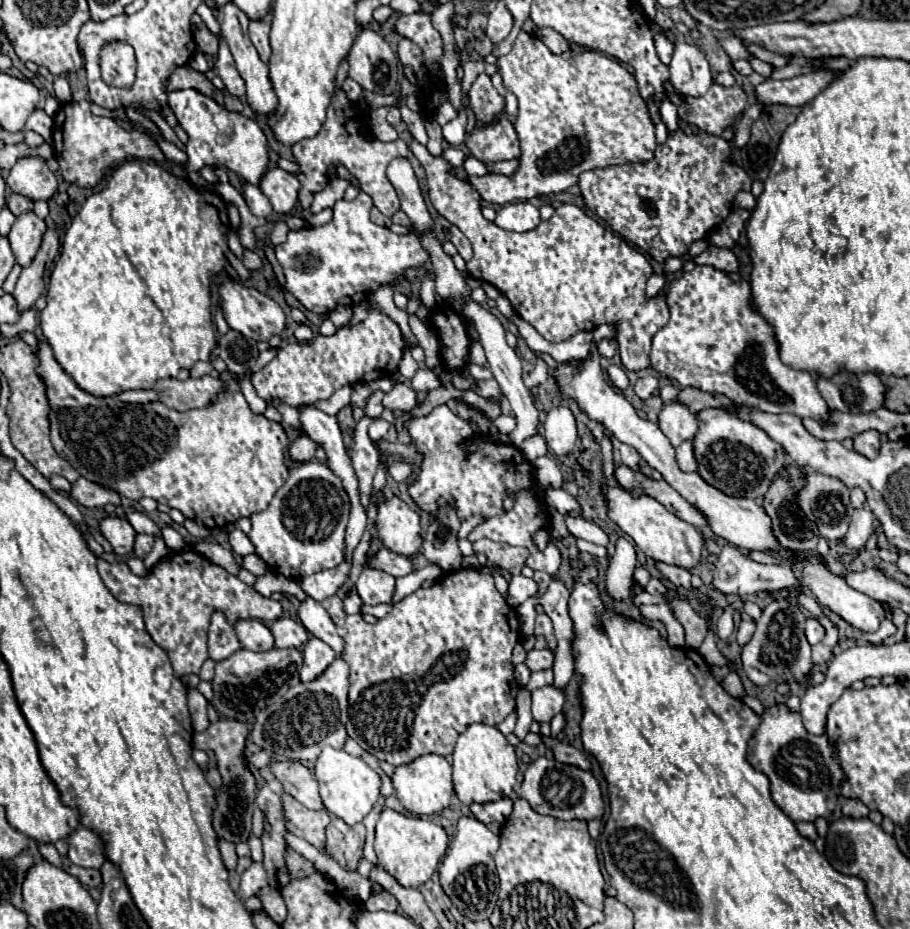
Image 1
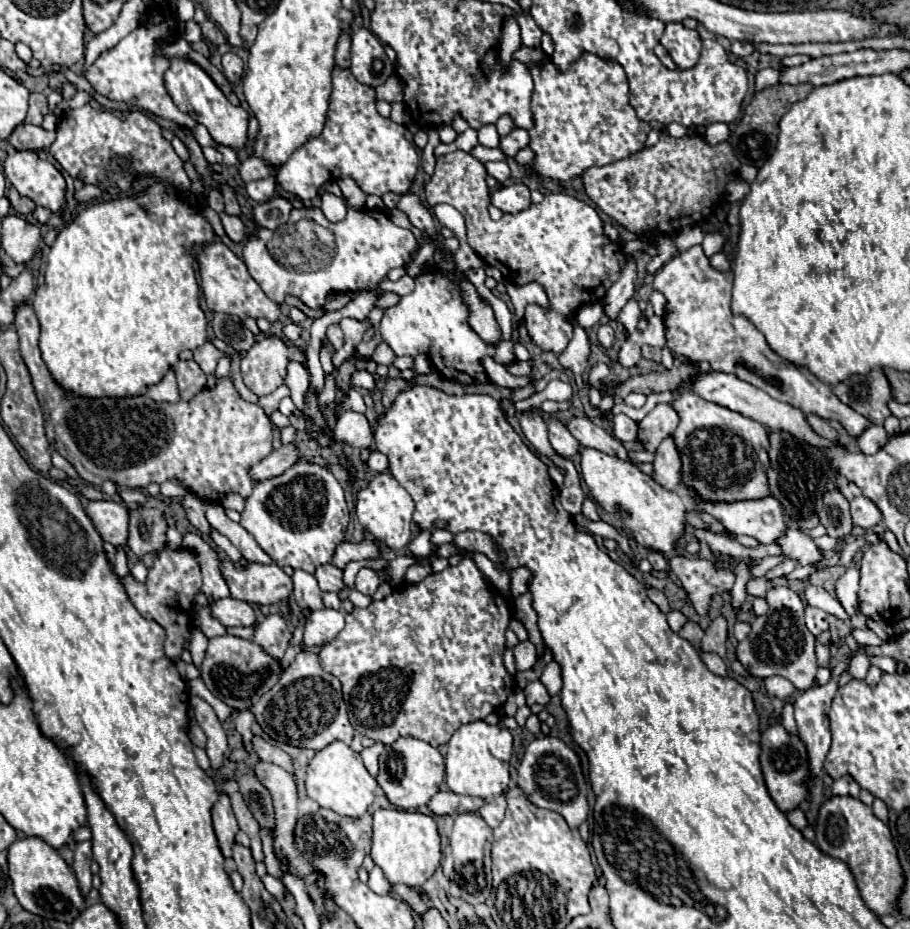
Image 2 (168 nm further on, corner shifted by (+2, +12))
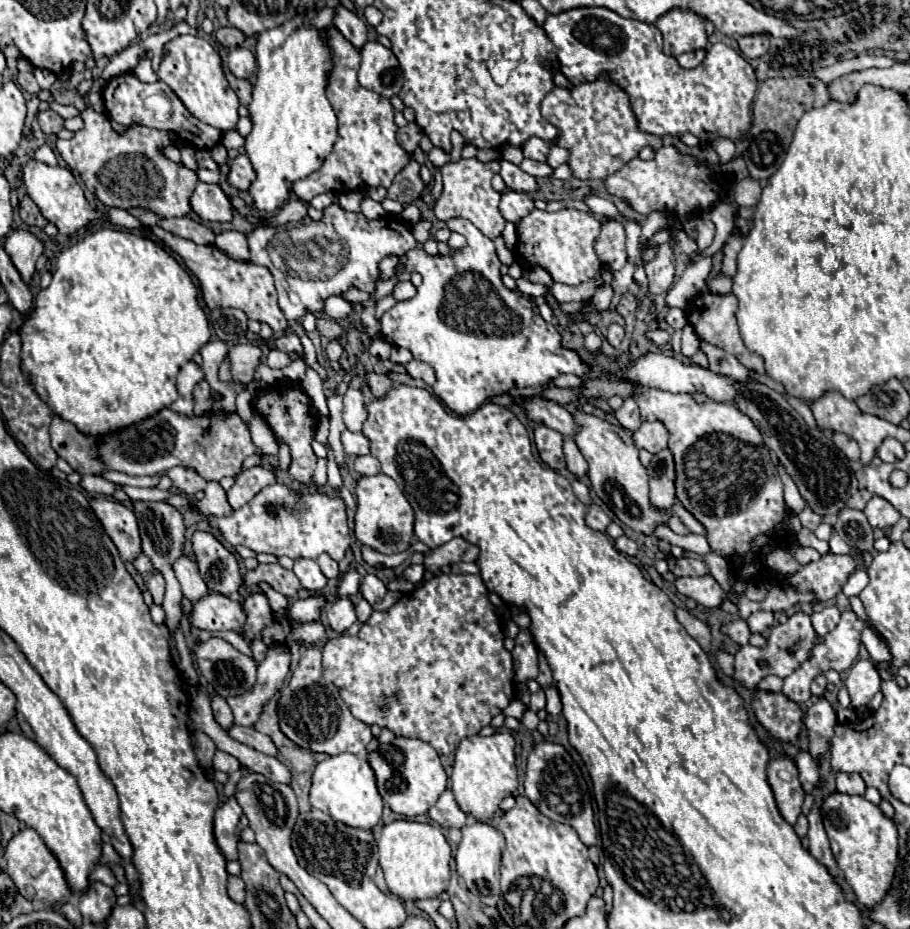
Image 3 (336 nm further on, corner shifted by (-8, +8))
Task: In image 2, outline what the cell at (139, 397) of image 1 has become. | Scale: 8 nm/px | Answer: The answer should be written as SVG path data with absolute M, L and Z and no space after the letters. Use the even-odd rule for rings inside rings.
M170 369L158 385L154 385L152 389L148 389L146 395L152 397L156 403L162 403L162 401L166 401L166 403L176 403L176 401L180 401L174 369Z

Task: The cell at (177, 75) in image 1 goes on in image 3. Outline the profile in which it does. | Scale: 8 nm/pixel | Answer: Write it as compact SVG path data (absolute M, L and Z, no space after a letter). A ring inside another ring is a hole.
M224 67L224 73L226 73L226 79L228 79L230 87L236 91L240 103L242 103L242 105L250 105L250 101L252 101L252 85L250 85L250 81L246 81L246 79L236 79L226 67Z

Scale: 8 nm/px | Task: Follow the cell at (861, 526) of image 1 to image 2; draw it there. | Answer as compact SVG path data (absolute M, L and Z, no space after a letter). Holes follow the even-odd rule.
M864 495L852 499L850 509L852 509L854 525L858 525L862 529L872 529L882 521L882 513L878 511L878 507L870 499L866 499Z

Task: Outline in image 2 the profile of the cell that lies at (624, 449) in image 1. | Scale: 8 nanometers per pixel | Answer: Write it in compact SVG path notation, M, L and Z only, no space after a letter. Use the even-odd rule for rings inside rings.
M618 413L618 415L614 415L612 423L614 423L612 433L614 433L616 439L620 439L620 441L636 441L636 431L638 431L636 421L632 421L624 413Z

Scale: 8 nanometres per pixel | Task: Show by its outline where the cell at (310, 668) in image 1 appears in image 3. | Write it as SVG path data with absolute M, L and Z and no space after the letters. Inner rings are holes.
M336 599L336 601L328 607L326 617L328 617L328 627L330 627L334 633L342 635L342 633L344 633L346 629L350 629L350 627L354 625L354 621L356 621L356 613L354 613L352 601L348 601L348 599Z

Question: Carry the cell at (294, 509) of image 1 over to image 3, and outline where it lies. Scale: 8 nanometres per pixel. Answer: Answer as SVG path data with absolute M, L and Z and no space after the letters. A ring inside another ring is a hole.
M286 485L264 487L260 495L236 509L230 517L208 517L224 539L232 545L244 545L256 553L286 555L290 559L316 561L322 553L328 553L334 561L342 561L350 547L350 529L346 519L346 505L342 497L330 495L324 489L296 491Z

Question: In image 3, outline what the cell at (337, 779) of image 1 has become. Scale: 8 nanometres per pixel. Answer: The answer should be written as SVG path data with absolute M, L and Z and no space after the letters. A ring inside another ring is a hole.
M342 753L336 757L328 757L316 765L310 787L310 805L350 827L372 829L382 817L384 801L378 793L376 775L368 759L354 753Z

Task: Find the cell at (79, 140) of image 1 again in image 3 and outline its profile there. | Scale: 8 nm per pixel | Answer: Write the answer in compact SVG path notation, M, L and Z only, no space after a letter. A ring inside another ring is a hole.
M92 107L82 111L84 127L74 133L72 139L58 139L56 149L72 171L80 175L84 185L106 205L106 207L148 207L164 217L184 217L190 213L190 195L198 183L196 171L182 163L170 161L162 149L174 145L168 131L158 131L142 125L132 125L124 133L112 129L110 119ZM136 155L142 157L136 157ZM118 159L118 167L106 167Z

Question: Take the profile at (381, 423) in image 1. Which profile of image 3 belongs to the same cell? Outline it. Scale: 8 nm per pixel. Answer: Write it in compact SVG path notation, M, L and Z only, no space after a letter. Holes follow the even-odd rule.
M344 429L340 441L342 441L342 447L344 447L346 455L354 455L354 457L370 455L370 439L362 431L354 433L354 431Z

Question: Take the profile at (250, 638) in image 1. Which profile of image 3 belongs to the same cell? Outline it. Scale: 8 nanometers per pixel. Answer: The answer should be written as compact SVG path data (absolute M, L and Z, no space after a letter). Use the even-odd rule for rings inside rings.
M210 593L200 599L190 613L192 623L206 631L240 631L246 621L242 603L220 593Z

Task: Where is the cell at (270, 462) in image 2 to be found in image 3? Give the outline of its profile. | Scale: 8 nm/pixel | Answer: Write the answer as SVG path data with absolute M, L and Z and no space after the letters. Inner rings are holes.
M250 467L236 479L234 487L228 491L228 501L234 509L238 509L240 505L248 503L258 491L274 483L276 483L274 471L266 471L262 467Z

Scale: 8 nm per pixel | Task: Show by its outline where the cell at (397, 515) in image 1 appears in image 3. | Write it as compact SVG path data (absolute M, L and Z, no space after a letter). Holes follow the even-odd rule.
M384 473L362 477L356 485L358 511L356 511L356 527L354 535L360 543L380 551L380 553L402 553L410 547L410 539L414 535L414 509L396 485L396 481Z

